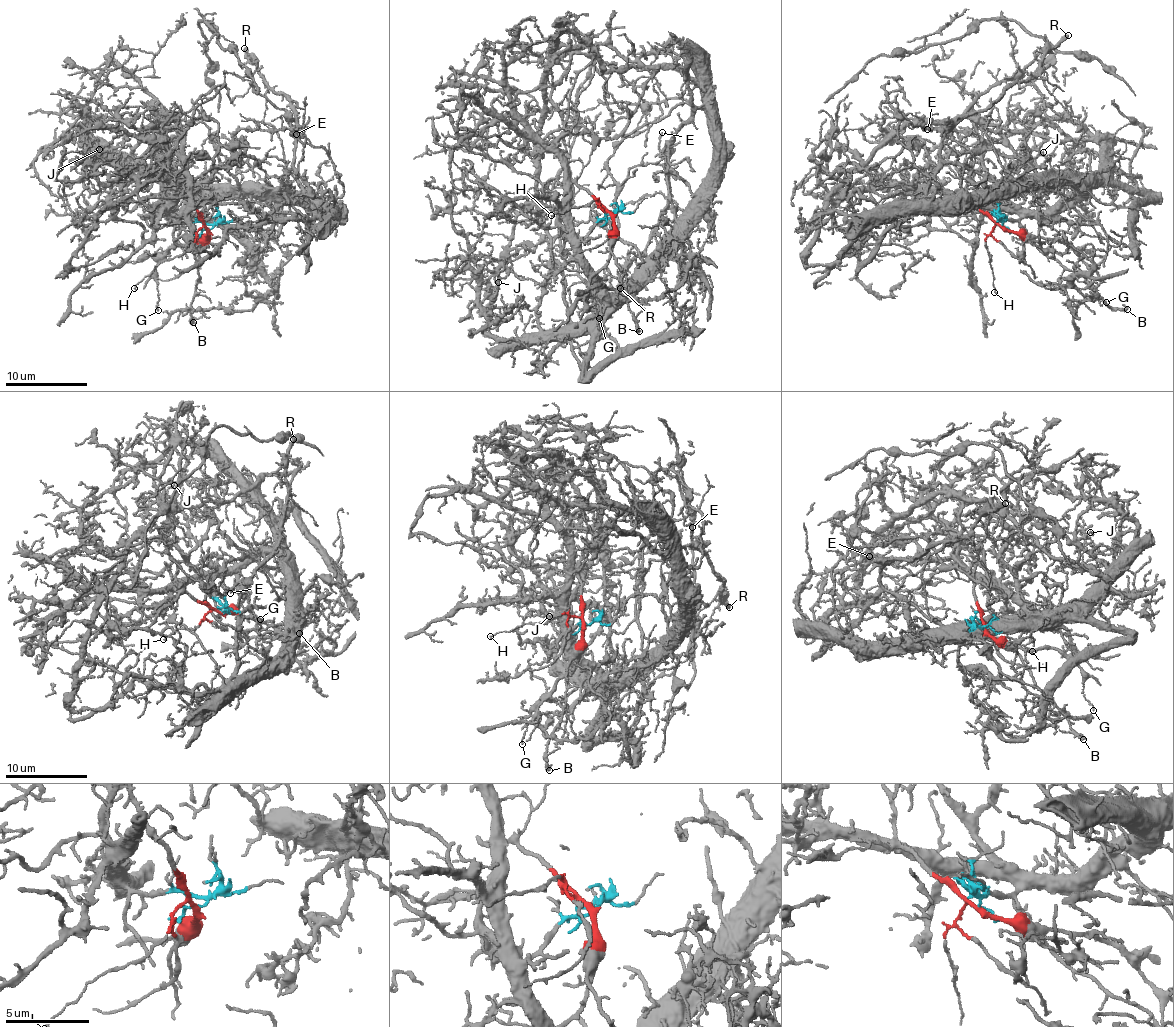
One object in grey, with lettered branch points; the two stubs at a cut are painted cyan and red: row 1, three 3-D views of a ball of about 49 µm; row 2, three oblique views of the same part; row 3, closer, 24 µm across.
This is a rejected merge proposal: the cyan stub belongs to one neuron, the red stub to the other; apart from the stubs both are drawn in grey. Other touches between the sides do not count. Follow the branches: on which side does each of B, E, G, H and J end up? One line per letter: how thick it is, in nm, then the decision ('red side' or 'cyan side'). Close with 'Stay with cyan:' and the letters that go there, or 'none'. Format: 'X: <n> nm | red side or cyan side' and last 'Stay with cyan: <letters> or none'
B: 320 nm | red side
E: 180 nm | red side
G: 120 nm | red side
H: 110 nm | red side
J: 160 nm | cyan side
Stay with cyan: J

